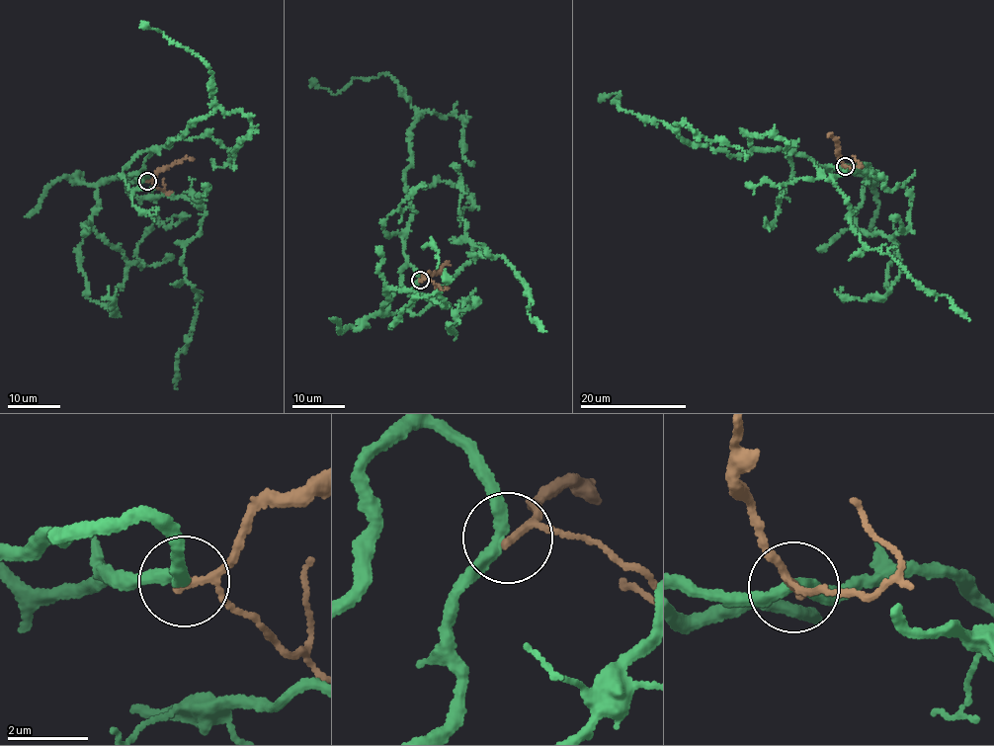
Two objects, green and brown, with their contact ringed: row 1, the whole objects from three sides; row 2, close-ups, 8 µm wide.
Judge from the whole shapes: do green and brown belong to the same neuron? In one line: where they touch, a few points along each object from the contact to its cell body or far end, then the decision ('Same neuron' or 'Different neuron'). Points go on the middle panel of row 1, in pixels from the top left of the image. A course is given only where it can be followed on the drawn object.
Place: (420, 280). Course of green: (420, 280), (415, 314), (480, 245), (477, 255), (503, 257), (517, 275), (530, 318), (547, 330). Course of brown: (420, 280), (428, 273), (438, 273), (447, 260). Different neuron

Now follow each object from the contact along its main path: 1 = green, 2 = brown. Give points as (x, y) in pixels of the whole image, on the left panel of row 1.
1: (147, 180), (126, 188), (181, 196), (205, 213), (184, 248), (197, 303), (177, 357), (178, 389)
2: (147, 180), (177, 161), (190, 157), (191, 160)

